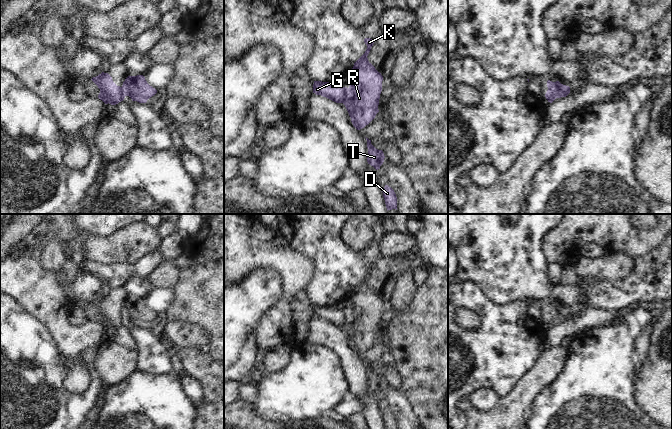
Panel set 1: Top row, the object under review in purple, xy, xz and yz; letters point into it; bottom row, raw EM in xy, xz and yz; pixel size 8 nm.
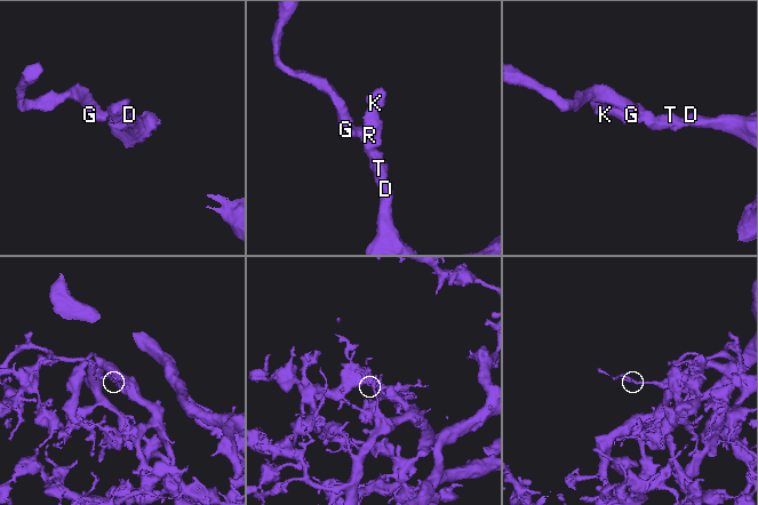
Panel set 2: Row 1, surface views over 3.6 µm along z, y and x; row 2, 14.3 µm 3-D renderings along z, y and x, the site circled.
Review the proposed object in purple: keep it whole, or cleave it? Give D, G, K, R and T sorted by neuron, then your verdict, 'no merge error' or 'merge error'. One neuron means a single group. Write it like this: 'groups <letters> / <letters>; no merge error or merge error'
groups D K R T / G; merge error

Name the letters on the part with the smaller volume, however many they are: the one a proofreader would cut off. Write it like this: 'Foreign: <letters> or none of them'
Foreign: G.

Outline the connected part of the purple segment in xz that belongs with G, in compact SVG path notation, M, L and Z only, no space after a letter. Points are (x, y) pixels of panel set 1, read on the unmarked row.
M314 305L313 317L336 327L343 327L349 319L349 312L339 311L334 306Z

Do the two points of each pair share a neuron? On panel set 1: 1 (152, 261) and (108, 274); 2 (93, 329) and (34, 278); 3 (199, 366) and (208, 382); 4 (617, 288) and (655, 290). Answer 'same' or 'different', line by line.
1: same
2: same
3: same
4: same

